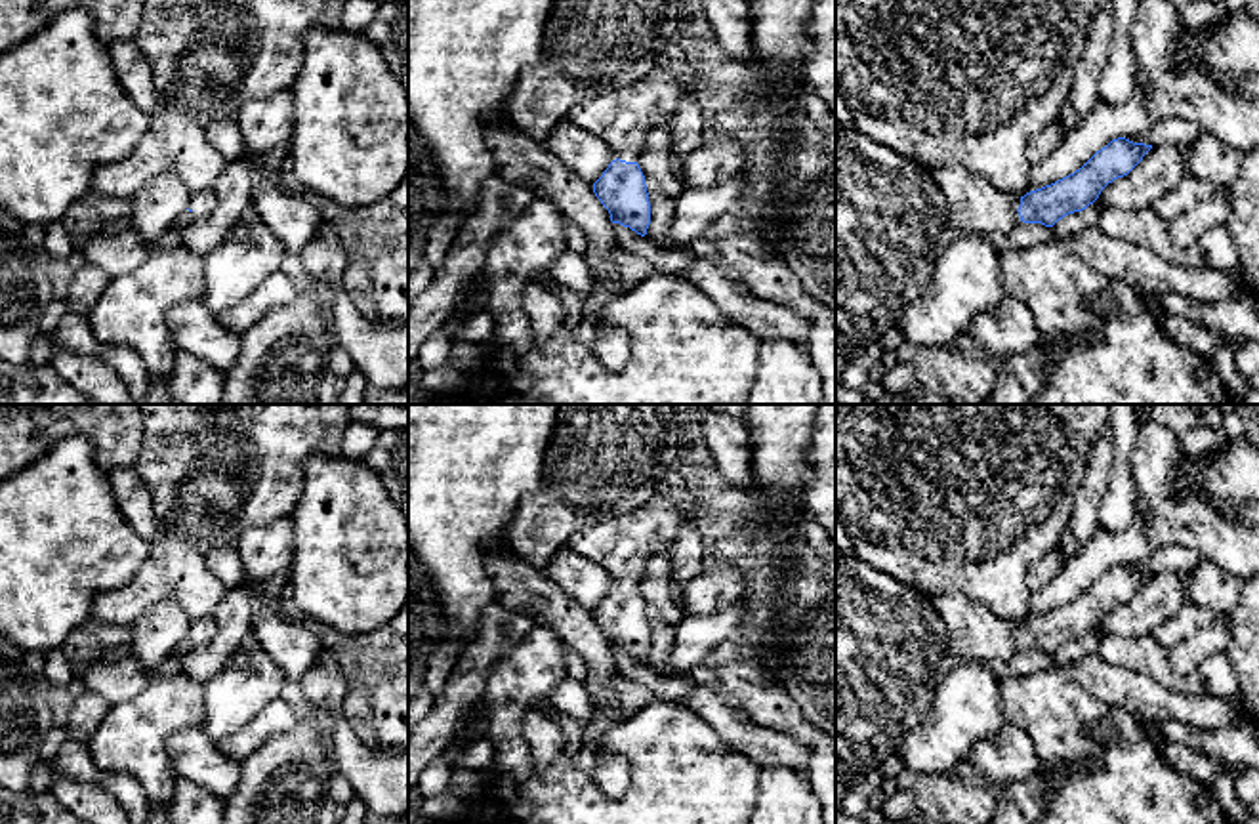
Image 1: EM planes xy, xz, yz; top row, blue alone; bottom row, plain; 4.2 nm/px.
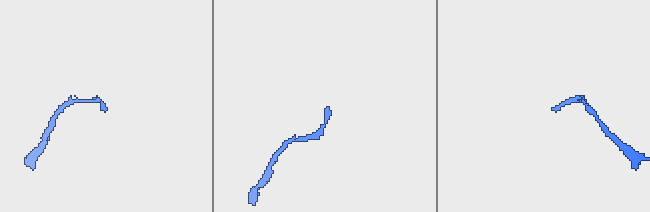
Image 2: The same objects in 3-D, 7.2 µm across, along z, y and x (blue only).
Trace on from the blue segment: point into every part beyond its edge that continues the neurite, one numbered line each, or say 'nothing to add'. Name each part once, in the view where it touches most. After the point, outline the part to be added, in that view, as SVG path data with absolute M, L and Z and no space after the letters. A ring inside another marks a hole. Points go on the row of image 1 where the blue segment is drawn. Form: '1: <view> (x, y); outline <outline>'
1: xz (622, 119); outline M658 67L637 82L574 105L565 118L603 139L612 160L639 162L649 134L677 113L681 88Z

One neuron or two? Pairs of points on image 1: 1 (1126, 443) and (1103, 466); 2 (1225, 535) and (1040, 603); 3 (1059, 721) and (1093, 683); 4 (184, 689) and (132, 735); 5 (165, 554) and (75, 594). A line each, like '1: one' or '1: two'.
1: two
2: one
3: two
4: one
5: two

